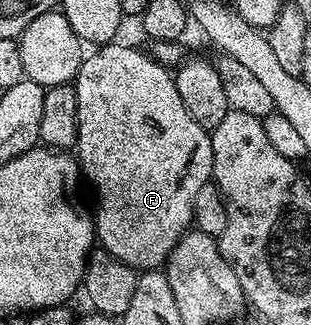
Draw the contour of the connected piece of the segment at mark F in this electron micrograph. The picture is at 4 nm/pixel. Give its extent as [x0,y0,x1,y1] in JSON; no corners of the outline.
[75,41,213,272]

